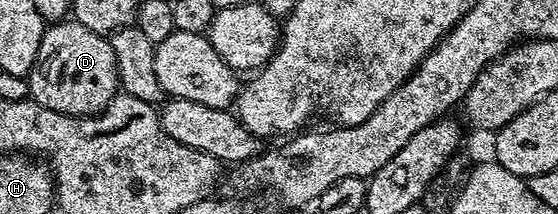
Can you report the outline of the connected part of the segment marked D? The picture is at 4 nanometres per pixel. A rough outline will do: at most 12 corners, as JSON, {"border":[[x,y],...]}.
{"border":[[48,25],[30,101],[100,114],[120,89],[104,35]]}

